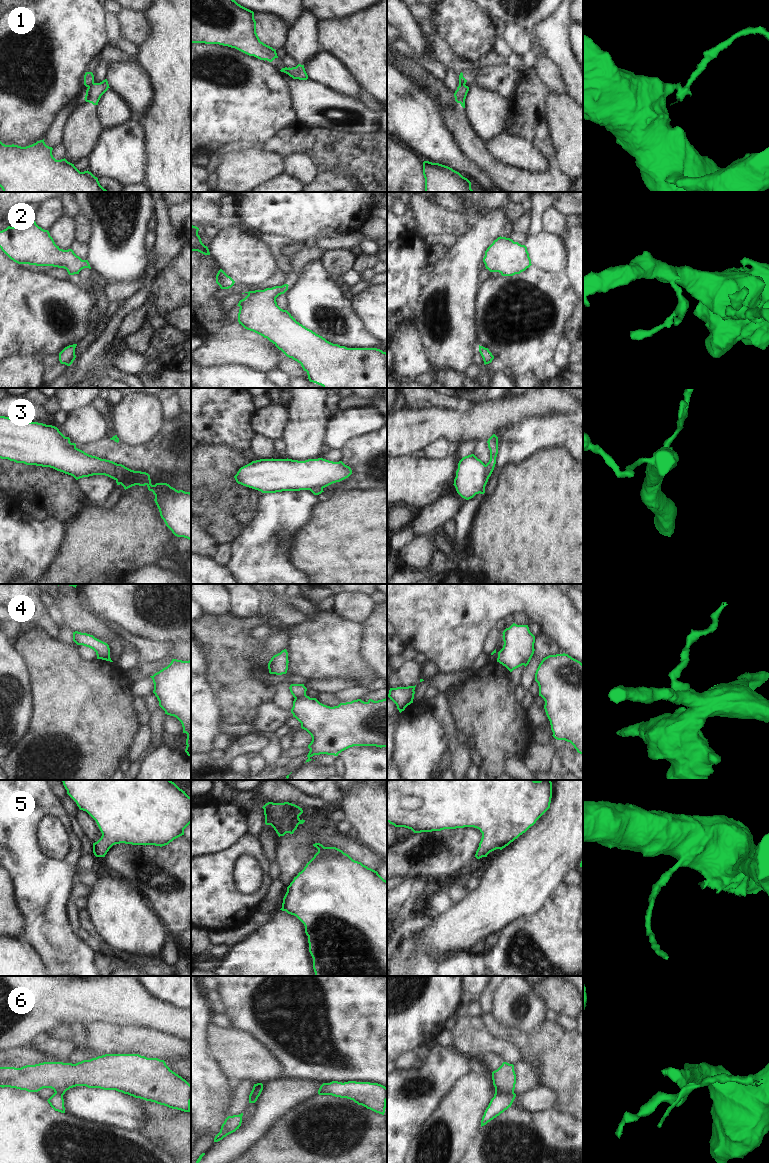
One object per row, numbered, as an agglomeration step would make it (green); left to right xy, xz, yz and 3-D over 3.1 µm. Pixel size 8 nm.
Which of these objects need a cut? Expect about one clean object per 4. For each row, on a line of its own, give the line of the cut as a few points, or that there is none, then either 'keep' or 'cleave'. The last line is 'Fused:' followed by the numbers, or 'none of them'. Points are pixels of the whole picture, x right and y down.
1: cut xy (94, 83), (88, 87); cleave
2: cut none; keep
3: cut yz (485, 465), (488, 478); cleave
4: cut xz (305, 694), (295, 698); cleave
5: cut none; keep
6: cut yz (513, 1091), (495, 1093); cleave
Fused: 1, 3, 4, 6

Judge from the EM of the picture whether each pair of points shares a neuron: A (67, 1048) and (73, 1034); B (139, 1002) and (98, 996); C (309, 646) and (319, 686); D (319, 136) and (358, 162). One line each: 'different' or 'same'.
A: different
B: same
C: different
D: same

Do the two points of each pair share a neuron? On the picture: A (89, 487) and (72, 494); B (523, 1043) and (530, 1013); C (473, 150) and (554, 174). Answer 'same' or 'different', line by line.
A: different
B: different
C: same

